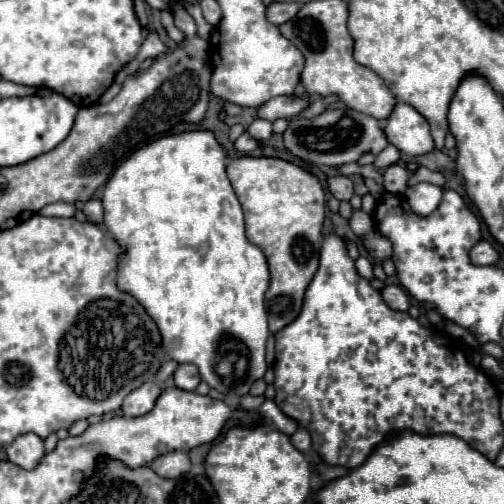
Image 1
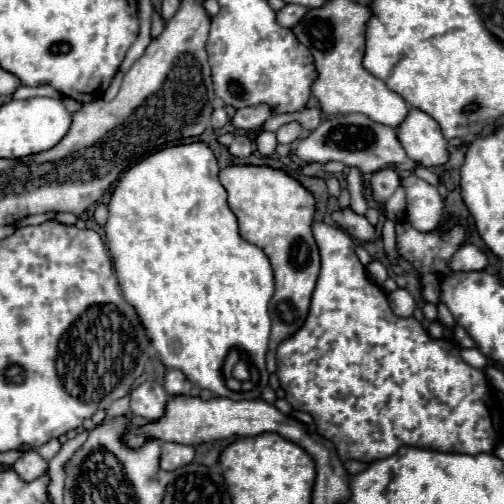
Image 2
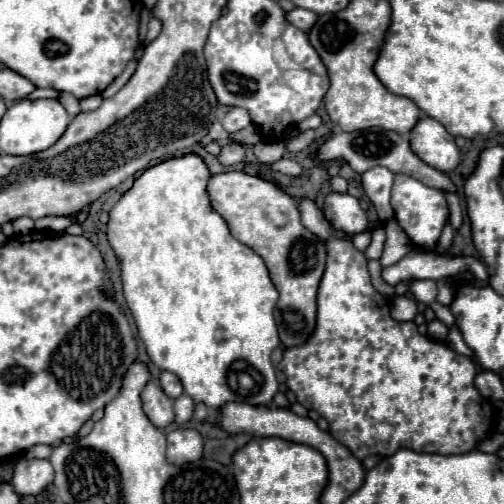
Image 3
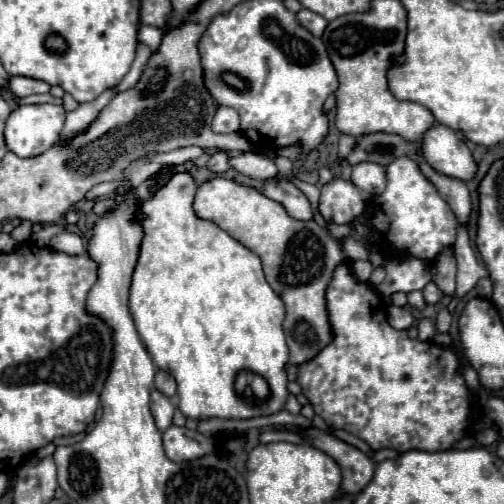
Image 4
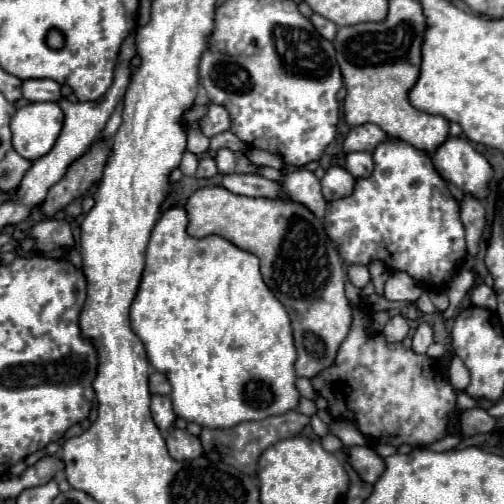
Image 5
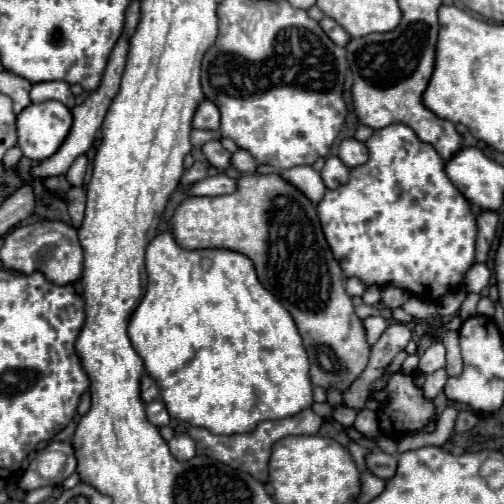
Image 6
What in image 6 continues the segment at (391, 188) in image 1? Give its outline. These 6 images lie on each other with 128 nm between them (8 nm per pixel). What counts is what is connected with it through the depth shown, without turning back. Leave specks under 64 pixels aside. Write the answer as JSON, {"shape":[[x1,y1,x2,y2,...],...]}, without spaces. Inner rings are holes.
{"shape":[[346,138,338,146,338,156,348,168,354,168,368,160,368,150,366,150,364,142,360,142,356,138]]}

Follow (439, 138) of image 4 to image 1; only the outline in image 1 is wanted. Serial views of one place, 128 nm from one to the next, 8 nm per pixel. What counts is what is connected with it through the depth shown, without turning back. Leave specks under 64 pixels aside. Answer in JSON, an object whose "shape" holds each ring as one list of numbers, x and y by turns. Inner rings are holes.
{"shape":[[398,102,386,120,384,134,400,152,408,156,422,156,434,150,430,124,410,104]]}

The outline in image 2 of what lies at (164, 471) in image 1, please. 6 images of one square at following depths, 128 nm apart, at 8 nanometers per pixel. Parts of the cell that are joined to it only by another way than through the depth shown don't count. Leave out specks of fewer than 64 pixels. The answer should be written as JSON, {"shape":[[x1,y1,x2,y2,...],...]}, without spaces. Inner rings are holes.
{"shape":[[164,442,162,444,162,458,160,466,164,470,176,470,180,466,186,466,194,460,196,448,190,444,176,444,176,442]]}

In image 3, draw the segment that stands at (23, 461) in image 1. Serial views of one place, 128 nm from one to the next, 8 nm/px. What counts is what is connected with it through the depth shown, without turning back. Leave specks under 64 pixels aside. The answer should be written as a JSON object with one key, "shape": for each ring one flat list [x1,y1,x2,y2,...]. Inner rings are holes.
{"shape":[[20,458,14,466,12,488,18,496,38,496,54,482,54,468,50,460]]}

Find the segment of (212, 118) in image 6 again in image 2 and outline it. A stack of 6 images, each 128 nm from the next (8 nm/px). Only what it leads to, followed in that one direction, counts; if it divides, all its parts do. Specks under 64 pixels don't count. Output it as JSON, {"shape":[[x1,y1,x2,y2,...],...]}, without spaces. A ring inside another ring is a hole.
{"shape":[[252,106,252,108,238,108,232,116,232,126,238,130,254,130,260,128,274,112,268,106]]}

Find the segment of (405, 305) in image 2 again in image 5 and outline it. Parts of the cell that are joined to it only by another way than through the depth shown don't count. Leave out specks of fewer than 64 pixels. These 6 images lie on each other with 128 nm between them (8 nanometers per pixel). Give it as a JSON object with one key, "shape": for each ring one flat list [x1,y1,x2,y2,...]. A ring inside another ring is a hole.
{"shape":[[404,316,390,318,382,330,382,334,388,342,402,342,408,336,408,332,410,332,410,328,408,328,408,320]]}

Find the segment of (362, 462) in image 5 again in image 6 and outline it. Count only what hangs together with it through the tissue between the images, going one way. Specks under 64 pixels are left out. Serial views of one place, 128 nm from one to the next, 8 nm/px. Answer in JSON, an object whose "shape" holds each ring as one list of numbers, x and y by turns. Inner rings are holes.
{"shape":[[370,452,366,458,366,464,368,464,368,470,372,474,376,474,378,478,390,480,396,474,398,458,392,454,386,454,386,452]]}

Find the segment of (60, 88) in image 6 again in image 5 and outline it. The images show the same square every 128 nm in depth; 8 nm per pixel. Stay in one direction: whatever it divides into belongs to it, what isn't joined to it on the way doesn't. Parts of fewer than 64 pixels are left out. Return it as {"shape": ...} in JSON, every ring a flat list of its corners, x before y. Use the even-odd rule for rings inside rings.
{"shape":[[24,80,22,96,28,102,58,102,62,100,60,84,54,80]]}

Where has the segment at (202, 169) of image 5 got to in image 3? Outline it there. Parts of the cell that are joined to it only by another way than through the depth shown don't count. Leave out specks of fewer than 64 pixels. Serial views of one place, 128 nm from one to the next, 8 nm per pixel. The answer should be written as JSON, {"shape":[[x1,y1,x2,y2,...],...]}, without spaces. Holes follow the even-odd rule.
{"shape":[[228,144,222,148,222,152,218,154,218,162,222,166,232,166,232,164,238,164,244,160,244,148,240,144]]}

